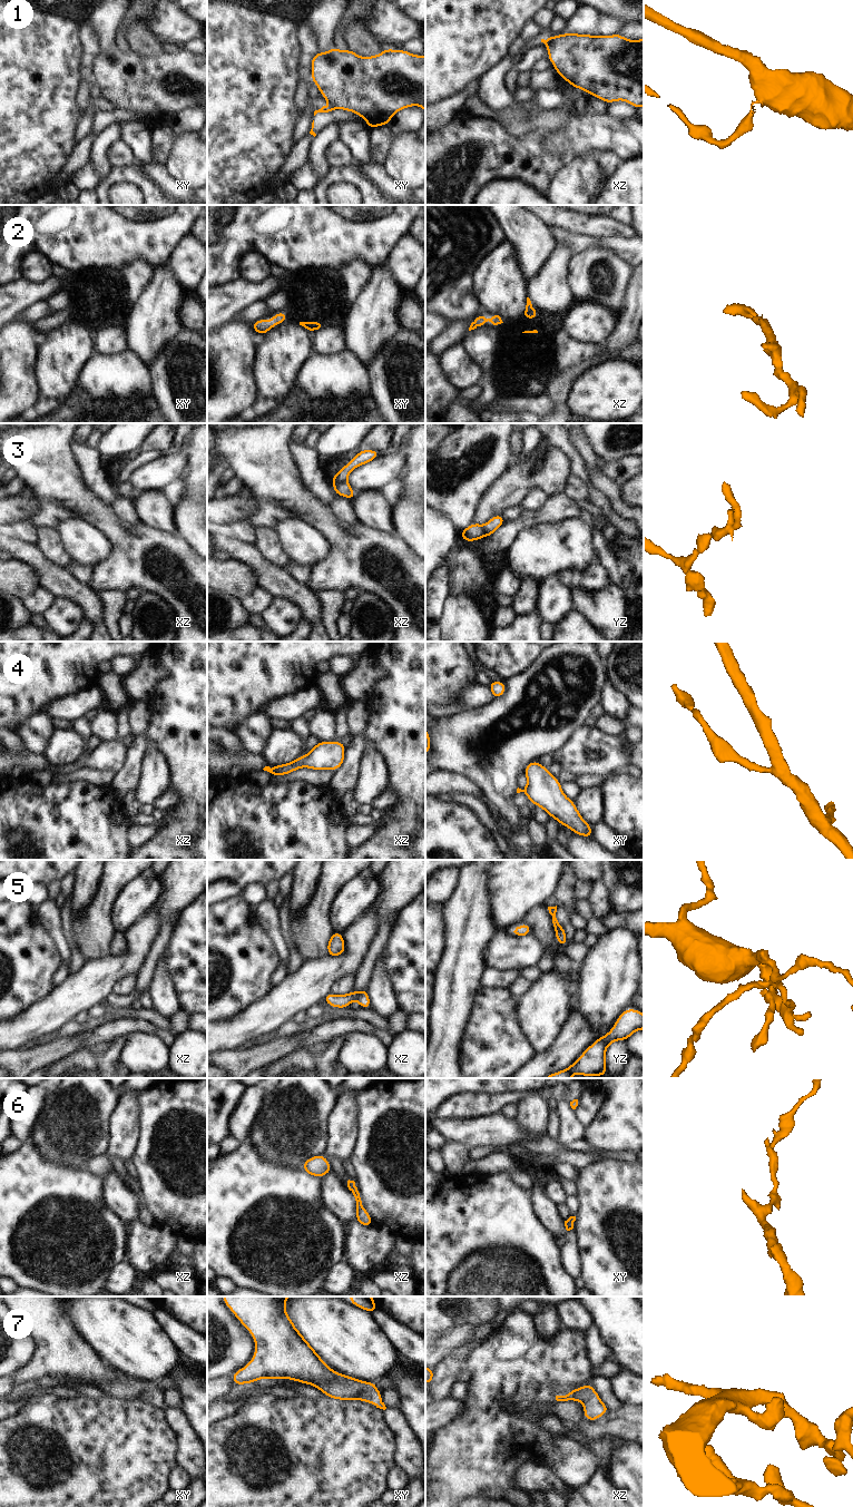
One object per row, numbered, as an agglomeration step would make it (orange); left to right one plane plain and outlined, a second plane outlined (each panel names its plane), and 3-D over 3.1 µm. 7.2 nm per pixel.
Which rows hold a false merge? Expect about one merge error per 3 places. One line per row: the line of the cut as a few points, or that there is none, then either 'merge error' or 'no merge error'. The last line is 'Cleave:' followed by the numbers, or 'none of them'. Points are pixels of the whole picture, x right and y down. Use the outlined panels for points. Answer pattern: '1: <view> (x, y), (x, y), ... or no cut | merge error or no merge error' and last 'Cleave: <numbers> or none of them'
1: xy (327, 106), (335, 108) | merge error
2: no cut | no merge error
3: xz (345, 480), (334, 488) | merge error
4: no cut | no merge error
5: no cut | no merge error
6: no cut | no merge error
7: no cut | no merge error
Cleave: 1, 3

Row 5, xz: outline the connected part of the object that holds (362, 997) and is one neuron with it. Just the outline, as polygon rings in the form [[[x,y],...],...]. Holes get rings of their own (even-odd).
[[[366,989],[360,991],[351,991],[347,995],[333,995],[329,992],[324,998],[324,1001],[335,1008],[347,1008],[352,1000],[356,1000],[361,1008],[370,1010],[371,1002]]]

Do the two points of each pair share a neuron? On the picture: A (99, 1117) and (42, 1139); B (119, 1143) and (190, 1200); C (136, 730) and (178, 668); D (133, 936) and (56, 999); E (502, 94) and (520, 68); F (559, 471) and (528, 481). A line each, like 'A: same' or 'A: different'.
A: same
B: different
C: different
D: same
E: different
F: same

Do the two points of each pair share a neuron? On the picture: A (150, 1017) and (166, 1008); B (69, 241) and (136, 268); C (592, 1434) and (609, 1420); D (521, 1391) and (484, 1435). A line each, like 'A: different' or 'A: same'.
A: different
B: different
C: same
D: same

